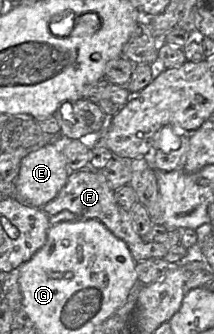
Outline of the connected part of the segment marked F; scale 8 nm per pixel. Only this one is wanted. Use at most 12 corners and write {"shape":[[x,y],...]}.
{"shape":[[91,168],[69,173],[41,209],[97,219],[123,240],[136,262],[163,258],[180,242],[144,242],[105,178]]}

